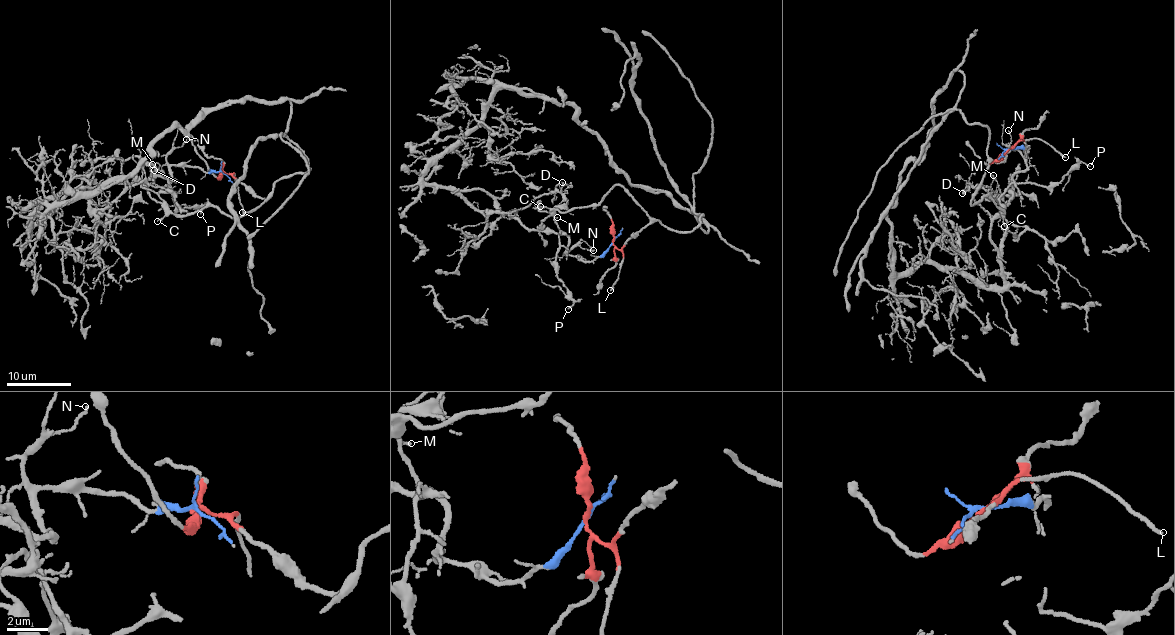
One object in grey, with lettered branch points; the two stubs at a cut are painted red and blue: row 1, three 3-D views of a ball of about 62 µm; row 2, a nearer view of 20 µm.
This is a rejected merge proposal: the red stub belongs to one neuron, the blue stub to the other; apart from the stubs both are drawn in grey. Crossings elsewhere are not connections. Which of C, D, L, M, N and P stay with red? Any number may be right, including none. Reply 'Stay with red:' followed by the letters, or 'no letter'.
Stay with red: C, L, P

